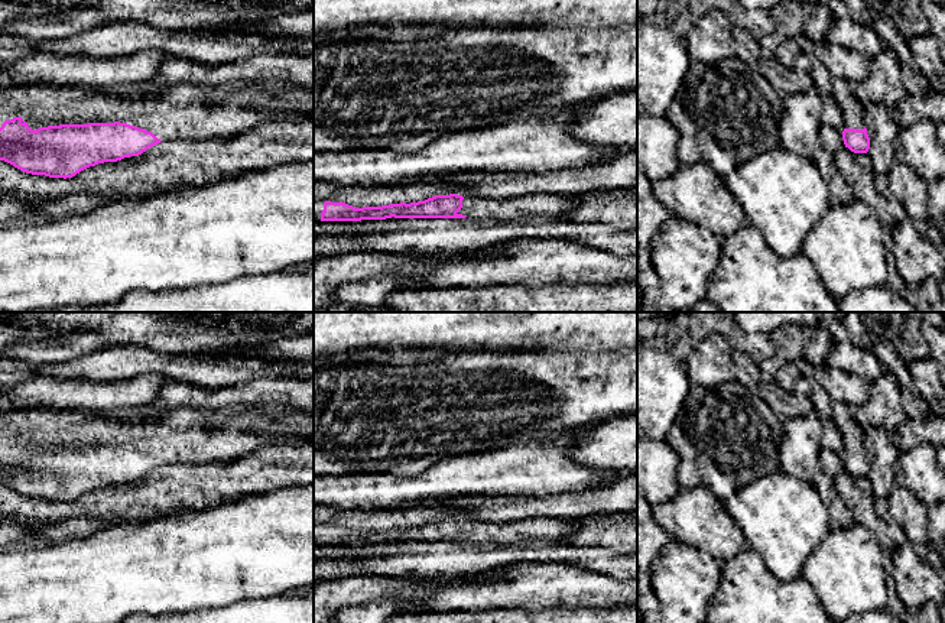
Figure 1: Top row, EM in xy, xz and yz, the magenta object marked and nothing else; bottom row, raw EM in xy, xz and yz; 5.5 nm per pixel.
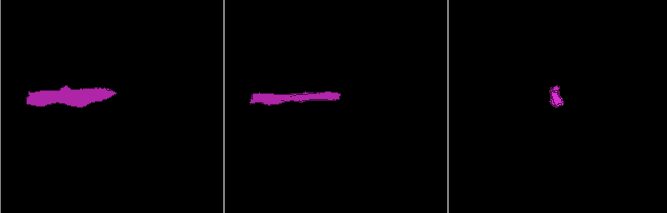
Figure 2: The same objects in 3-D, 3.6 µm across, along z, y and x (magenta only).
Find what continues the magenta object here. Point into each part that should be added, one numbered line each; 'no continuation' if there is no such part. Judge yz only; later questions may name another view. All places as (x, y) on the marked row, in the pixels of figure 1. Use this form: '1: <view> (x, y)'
1: yz (853, 112)

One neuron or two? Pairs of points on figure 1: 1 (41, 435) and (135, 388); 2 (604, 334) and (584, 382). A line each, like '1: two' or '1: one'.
1: two
2: two

